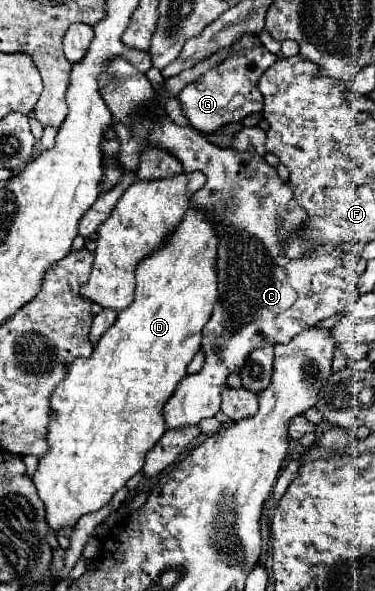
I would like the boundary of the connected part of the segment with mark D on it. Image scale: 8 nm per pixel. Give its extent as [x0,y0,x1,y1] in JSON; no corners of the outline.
[31,205,217,531]

